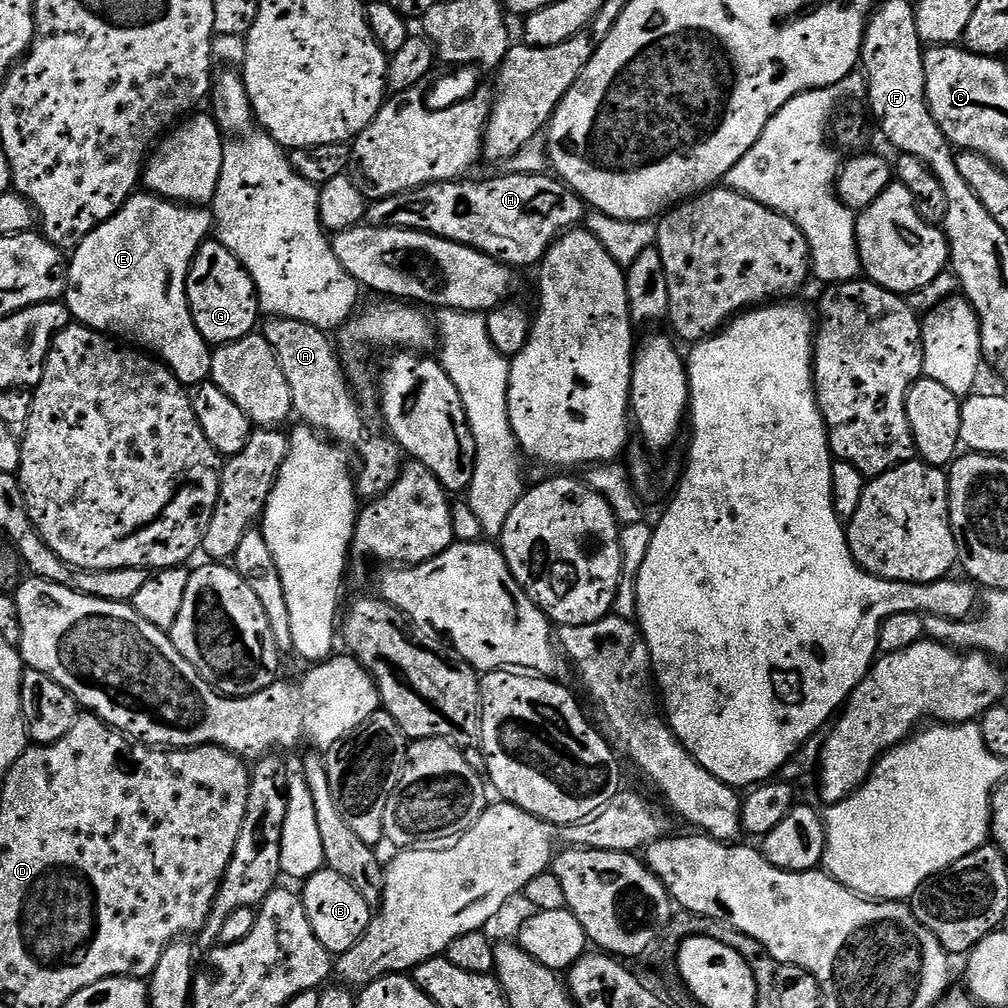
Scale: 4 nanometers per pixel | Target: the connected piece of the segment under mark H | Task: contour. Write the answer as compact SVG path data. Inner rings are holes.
M512 172L485 184L468 180L472 178L427 184L371 201L366 220L373 228L412 228L415 232L441 236L443 240L476 248L513 270L521 270L531 264L539 265L550 245L586 216L586 205L579 194L555 175L547 175Z

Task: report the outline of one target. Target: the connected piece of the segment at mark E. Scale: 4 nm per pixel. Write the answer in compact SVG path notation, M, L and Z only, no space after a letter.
M133 194L129 196L128 201L119 208L116 213L106 222L102 222L94 231L92 231L85 240L76 245L70 256L68 266L68 291L66 293L66 307L70 313L71 319L77 324L84 324L87 328L92 328L96 332L103 332L113 338L119 338L124 342L131 342L137 349L143 350L153 357L159 358L168 365L174 375L180 379L180 383L185 386L195 386L205 383L212 375L212 354L213 349L198 334L198 326L194 326L192 311L188 305L188 271L192 265L192 259L200 245L209 239L210 233L214 228L214 221L211 211L204 206L181 206L170 200L162 200L158 196L151 194Z

